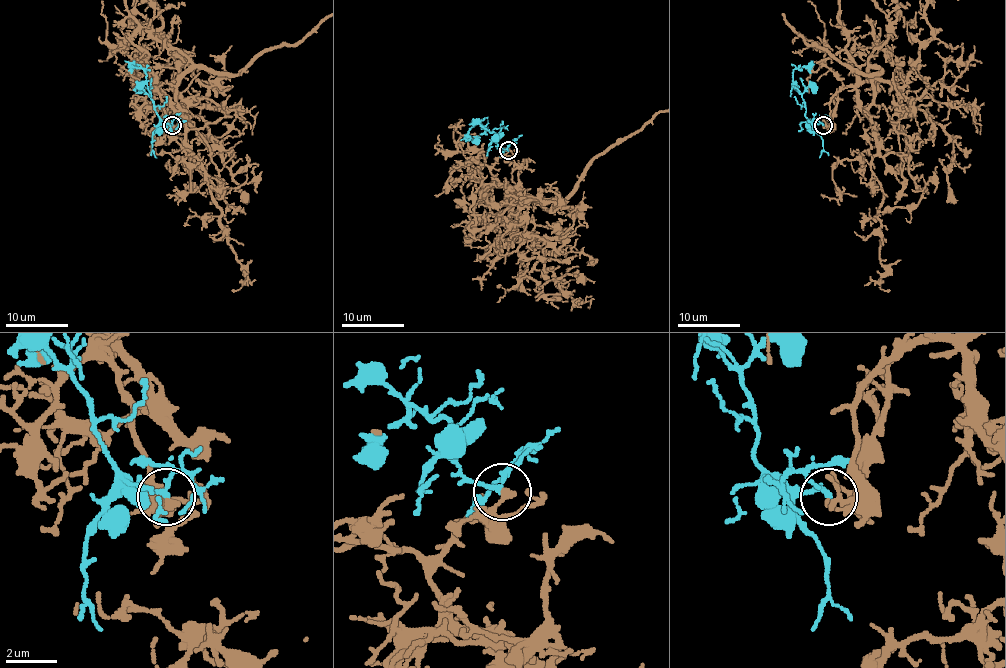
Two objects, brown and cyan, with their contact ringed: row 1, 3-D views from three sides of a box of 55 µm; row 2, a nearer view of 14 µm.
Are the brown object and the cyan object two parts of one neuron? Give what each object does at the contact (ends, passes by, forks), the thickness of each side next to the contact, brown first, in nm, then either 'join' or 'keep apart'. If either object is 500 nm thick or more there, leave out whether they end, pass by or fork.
brown ends; cyan passes by; calibres 260 and 150 nm; keep apart

